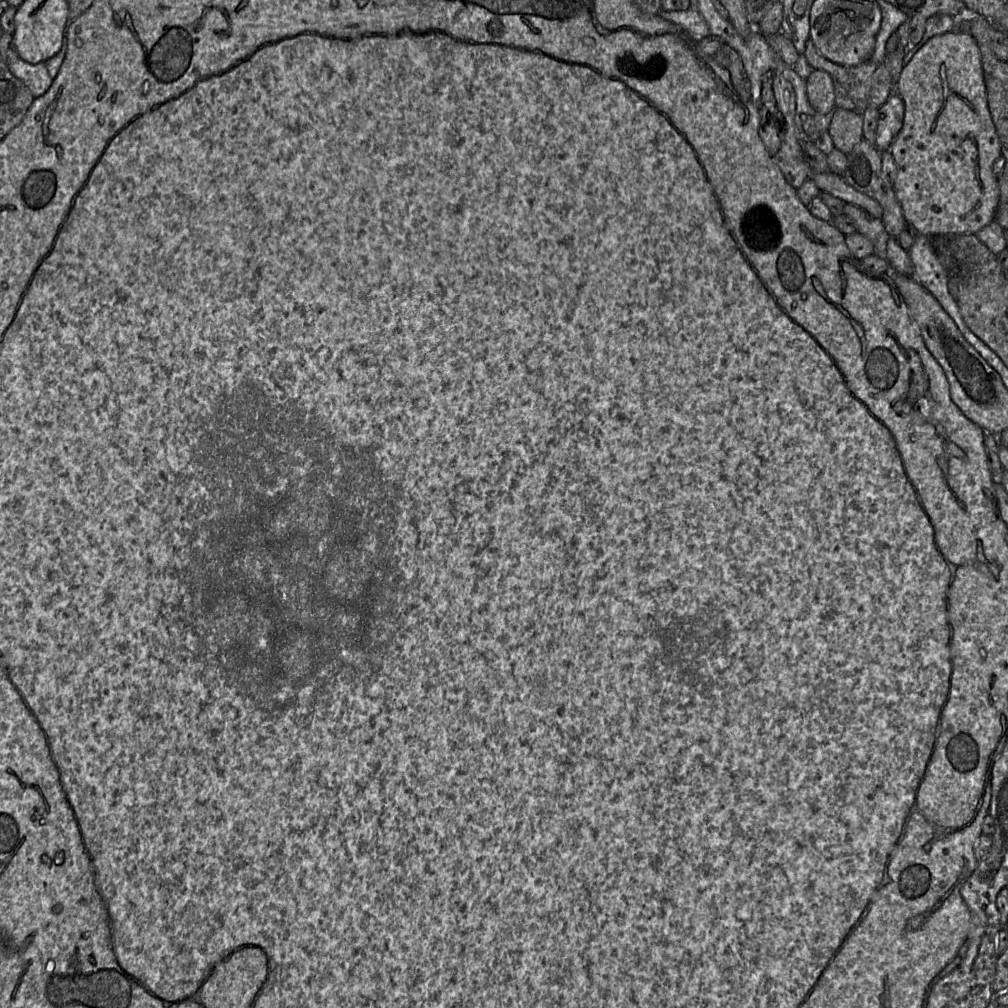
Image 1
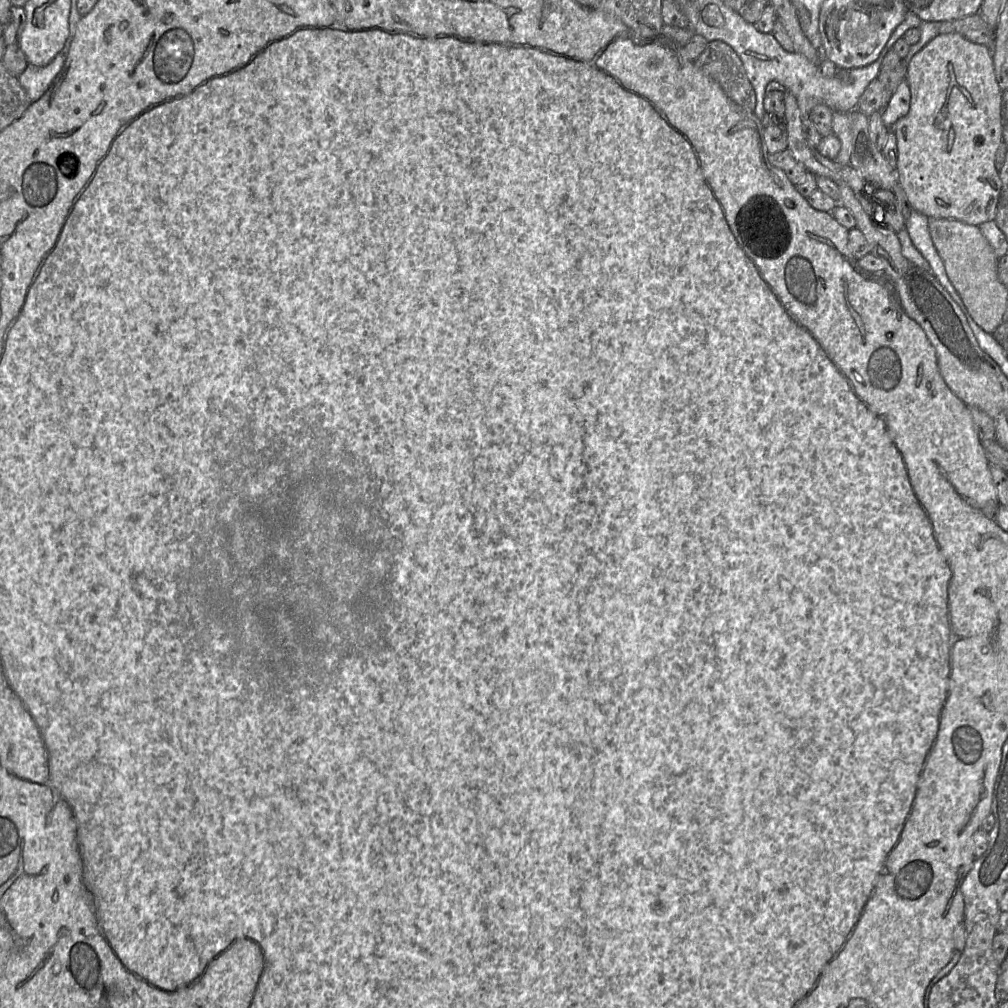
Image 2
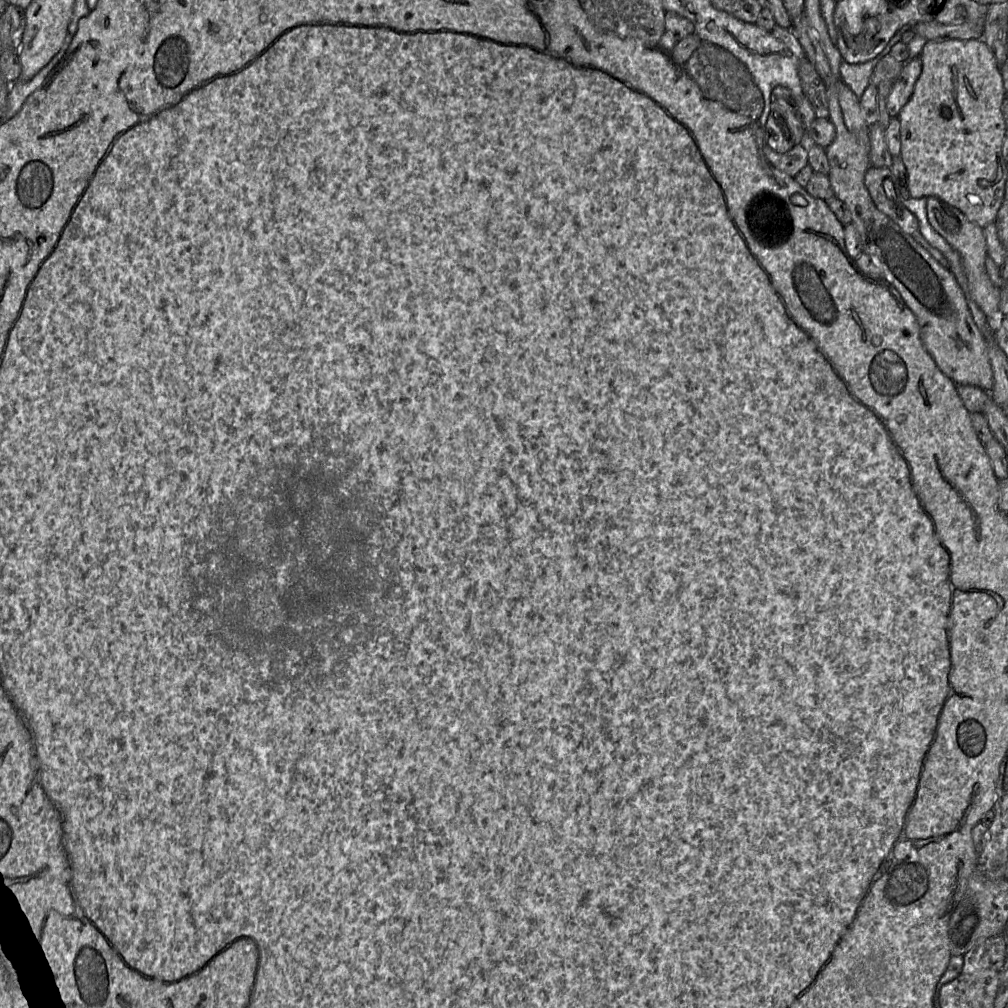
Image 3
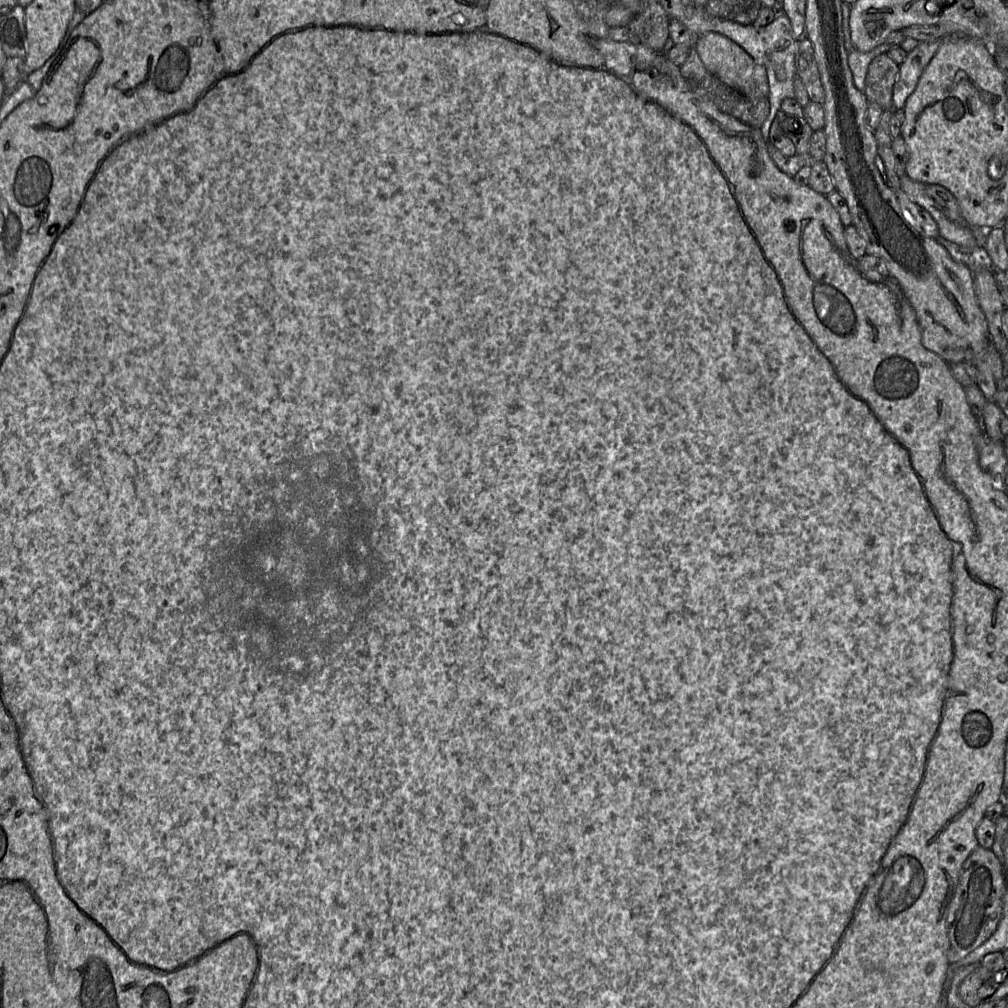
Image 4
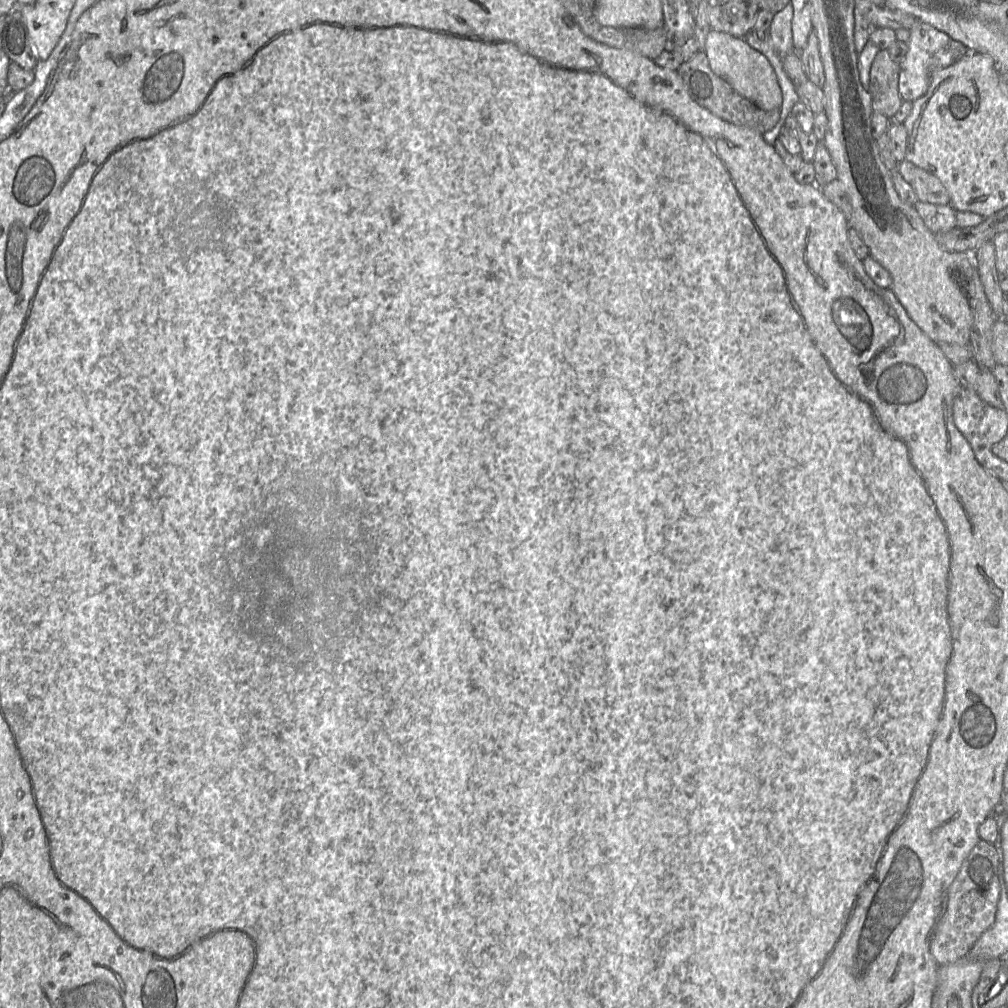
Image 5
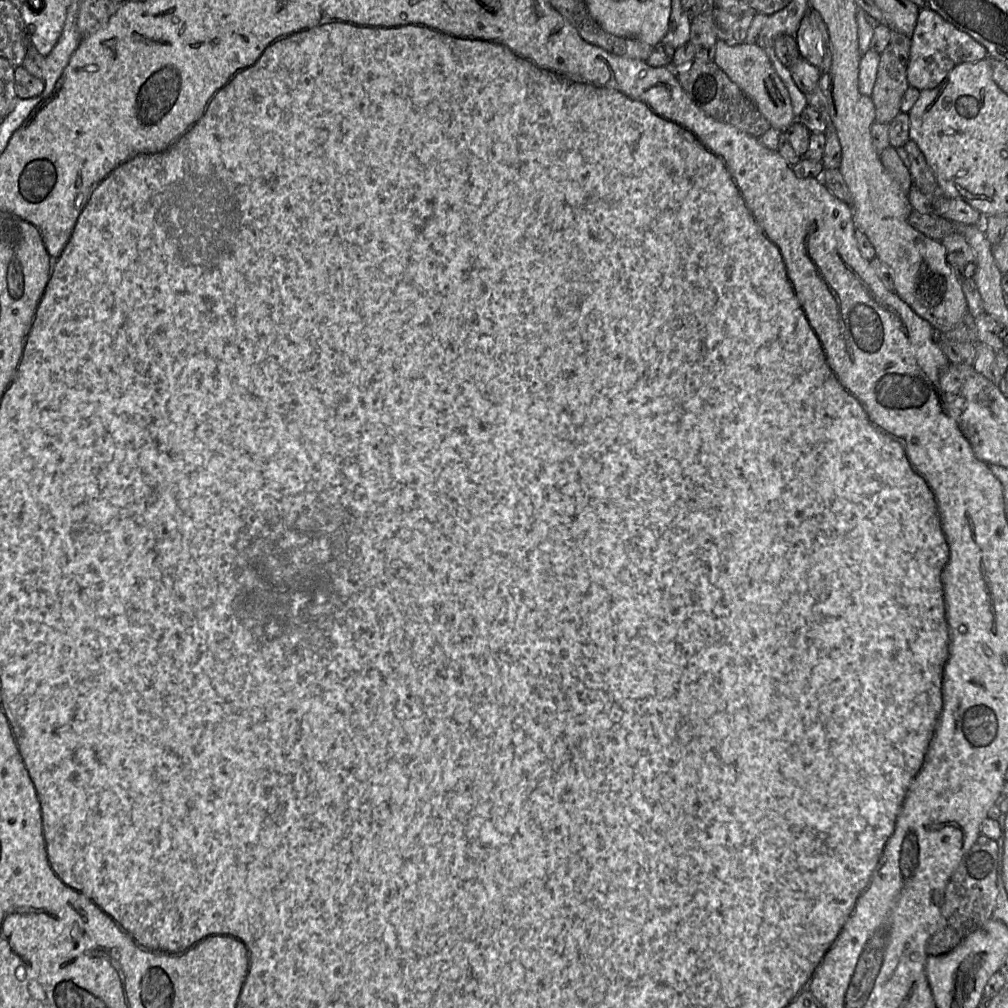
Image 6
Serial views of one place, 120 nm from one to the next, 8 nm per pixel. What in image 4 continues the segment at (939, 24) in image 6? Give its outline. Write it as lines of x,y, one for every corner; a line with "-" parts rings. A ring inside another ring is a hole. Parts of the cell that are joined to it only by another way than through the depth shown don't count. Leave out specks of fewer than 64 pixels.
943,40
920,42
908,53
905,61
900,65
893,87
893,107
900,110
905,107
909,96
915,91
925,68
936,55

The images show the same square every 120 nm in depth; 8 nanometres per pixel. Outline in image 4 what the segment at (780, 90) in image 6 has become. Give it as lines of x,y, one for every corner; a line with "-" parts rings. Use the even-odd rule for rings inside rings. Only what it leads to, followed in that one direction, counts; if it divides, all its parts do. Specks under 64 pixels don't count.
707,32
700,35
694,48
705,68
726,85
749,98
768,98
769,83
766,68
756,63
754,59
735,42
719,33

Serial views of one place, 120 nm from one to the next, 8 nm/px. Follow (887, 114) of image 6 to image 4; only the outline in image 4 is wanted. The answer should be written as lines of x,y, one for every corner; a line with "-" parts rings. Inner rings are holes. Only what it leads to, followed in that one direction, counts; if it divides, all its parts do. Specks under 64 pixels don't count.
887,53
872,61
868,68
864,90
869,103
876,103
883,110
896,111
893,107
893,87
899,69
900,66

